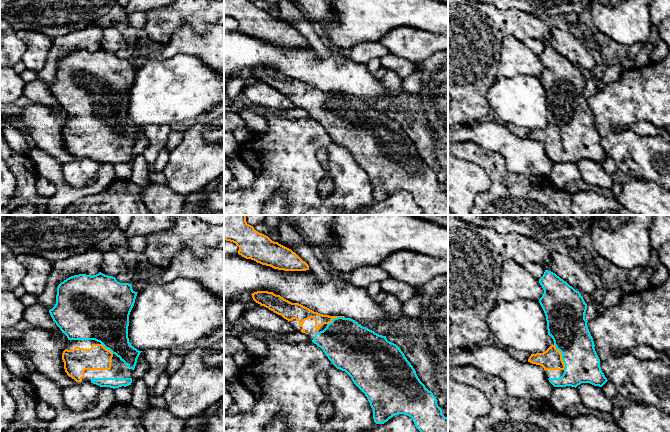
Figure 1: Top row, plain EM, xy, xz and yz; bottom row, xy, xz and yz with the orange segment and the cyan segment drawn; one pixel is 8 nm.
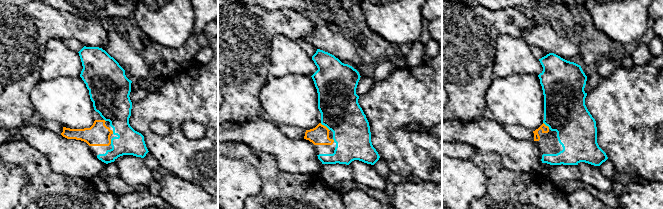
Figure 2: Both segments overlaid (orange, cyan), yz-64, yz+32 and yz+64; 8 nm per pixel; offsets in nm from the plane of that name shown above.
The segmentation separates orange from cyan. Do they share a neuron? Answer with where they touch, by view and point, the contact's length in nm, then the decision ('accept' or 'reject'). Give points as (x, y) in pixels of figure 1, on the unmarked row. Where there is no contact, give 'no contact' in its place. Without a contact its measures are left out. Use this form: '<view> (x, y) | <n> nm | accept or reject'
yz (561, 133) | 220 nm | accept

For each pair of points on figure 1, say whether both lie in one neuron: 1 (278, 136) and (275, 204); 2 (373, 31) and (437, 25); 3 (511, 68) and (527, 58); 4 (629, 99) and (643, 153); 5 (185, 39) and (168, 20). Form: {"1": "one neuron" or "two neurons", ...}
{"1": "two neurons", "2": "one neuron", "3": "one neuron", "4": "one neuron", "5": "two neurons"}

